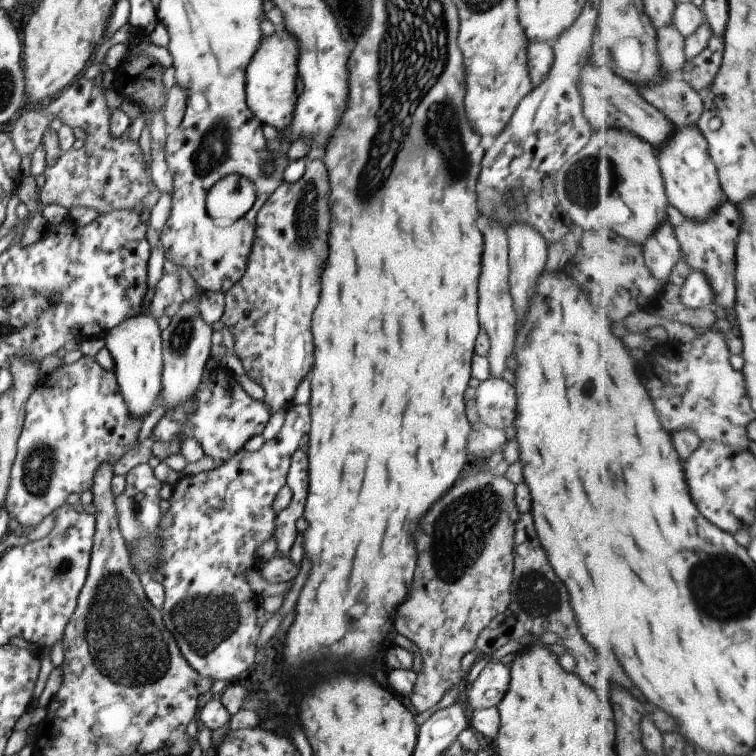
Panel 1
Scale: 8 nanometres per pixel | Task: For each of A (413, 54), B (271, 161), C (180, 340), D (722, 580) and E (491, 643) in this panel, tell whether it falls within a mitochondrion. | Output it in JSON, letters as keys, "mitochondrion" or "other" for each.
{"A":"mitochondrion","B":"other","C":"mitochondrion","D":"mitochondrion","E":"other"}

